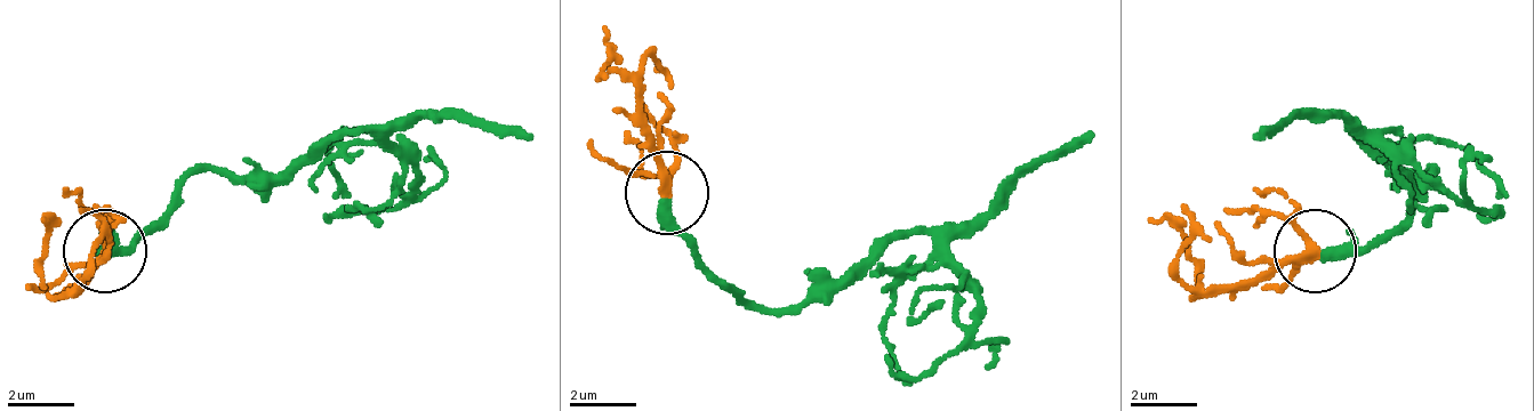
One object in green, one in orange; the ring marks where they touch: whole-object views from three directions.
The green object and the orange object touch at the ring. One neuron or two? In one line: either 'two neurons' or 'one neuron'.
one neuron

